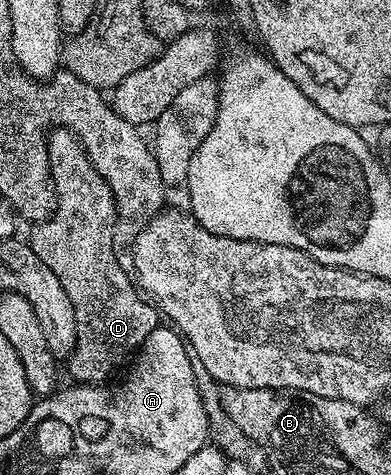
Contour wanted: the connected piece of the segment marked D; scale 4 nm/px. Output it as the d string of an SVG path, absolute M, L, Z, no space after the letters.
M65 127L49 130L46 138L50 173L56 186L56 212L45 223L35 224L31 228L32 236L27 236L26 242L34 249L38 261L47 265L54 272L54 277L62 281L62 289L66 289L66 297L70 297L70 305L74 305L76 347L66 360L69 373L76 378L73 380L77 384L100 385L115 367L123 365L127 355L128 358L135 356L140 350L146 337L150 337L150 333L158 325L158 311L138 290L133 276L129 272L128 276L123 265L116 260L116 247L112 244L118 239L116 194L112 192L108 182L96 172L79 142L68 143L70 133Z

